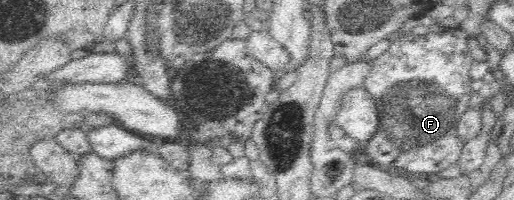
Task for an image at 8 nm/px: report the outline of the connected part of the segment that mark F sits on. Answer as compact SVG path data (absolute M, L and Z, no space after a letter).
M448 29L442 34L428 33L426 35L420 36L415 35L412 32L408 32L407 35L396 39L394 42L391 42L389 49L373 60L372 68L368 73L368 76L365 78L364 86L365 89L371 94L375 105L377 106L377 115L378 115L378 128L374 133L372 138L369 138L364 144L360 146L360 150L366 153L370 164L375 165L376 167L381 167L382 169L396 171L397 173L404 172L405 174L438 174L444 172L446 168L456 166L460 155L462 154L462 149L465 147L465 140L462 140L457 133L458 120L465 111L470 108L470 96L472 96L473 90L470 87L472 82L470 76L470 69L472 64L474 64L474 59L470 52L468 51L468 40L469 36L461 29Z

